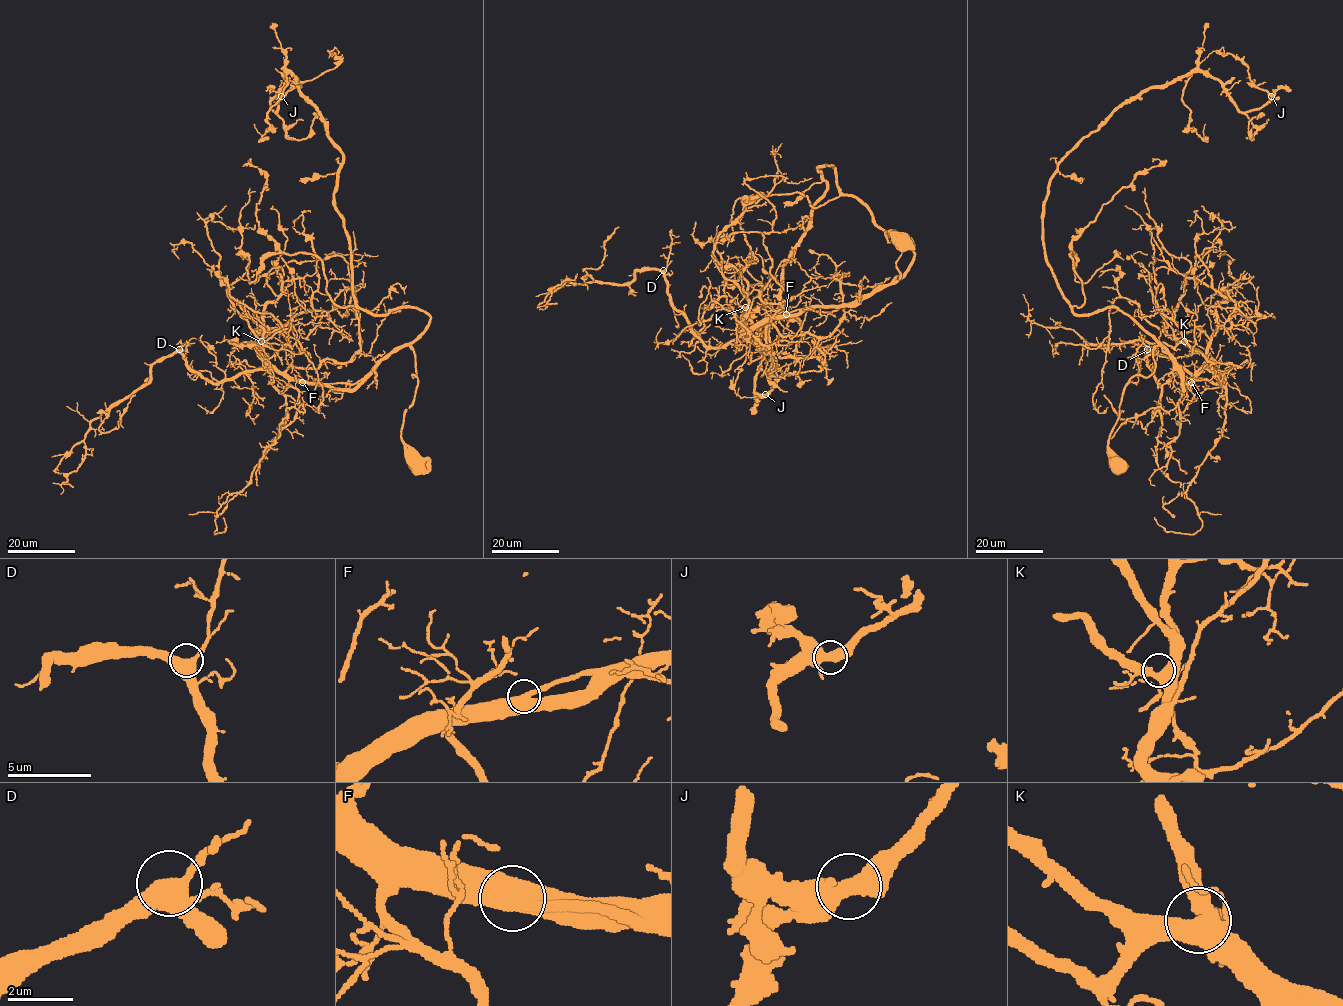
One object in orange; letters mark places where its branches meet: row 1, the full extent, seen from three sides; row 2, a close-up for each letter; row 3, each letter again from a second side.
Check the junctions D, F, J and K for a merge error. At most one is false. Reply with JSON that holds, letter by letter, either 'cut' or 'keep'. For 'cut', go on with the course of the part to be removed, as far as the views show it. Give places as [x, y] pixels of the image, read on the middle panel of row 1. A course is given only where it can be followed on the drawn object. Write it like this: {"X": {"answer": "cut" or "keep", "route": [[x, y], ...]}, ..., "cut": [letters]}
{"D": {"answer": "keep"}, "F": {"answer": "keep"}, "J": {"answer": "keep"}, "K": {"answer": "keep"}, "cut": []}

